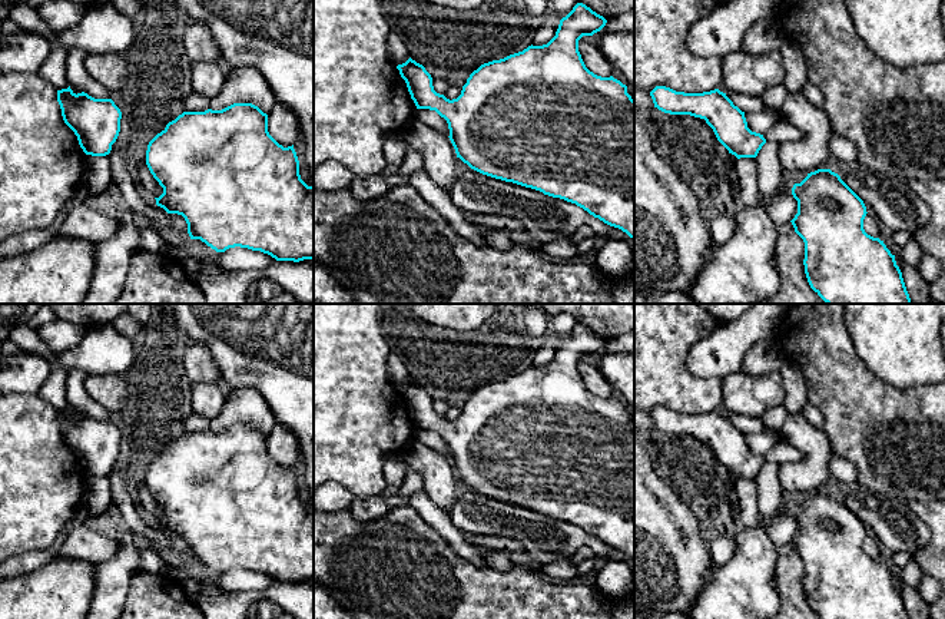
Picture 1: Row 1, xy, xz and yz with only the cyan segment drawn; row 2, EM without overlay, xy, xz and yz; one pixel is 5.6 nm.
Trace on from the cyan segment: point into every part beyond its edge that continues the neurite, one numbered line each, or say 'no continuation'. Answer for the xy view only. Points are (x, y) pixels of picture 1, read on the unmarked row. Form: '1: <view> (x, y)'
no continuation

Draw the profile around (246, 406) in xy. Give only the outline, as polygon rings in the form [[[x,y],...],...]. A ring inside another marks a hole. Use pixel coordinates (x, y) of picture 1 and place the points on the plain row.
[[[241,388],[231,391],[219,416],[209,421],[209,430],[222,431],[233,424],[252,424],[268,436],[275,423],[265,397],[255,388]]]

